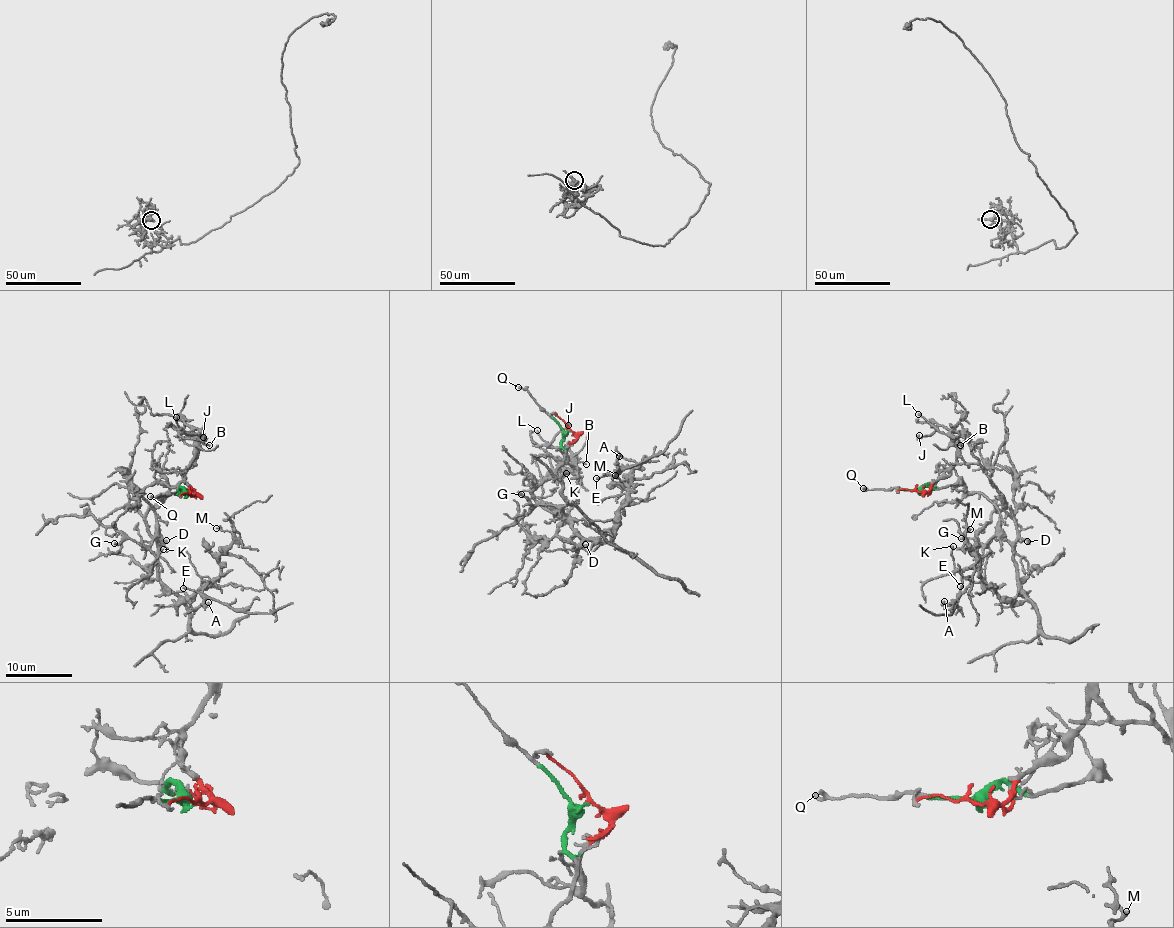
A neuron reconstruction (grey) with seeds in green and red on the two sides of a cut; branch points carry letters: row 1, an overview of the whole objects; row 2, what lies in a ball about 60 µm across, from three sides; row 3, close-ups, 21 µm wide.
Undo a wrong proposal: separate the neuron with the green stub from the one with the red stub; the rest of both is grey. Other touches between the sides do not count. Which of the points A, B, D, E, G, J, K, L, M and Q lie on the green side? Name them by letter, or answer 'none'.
A, D, E, G, K, M, Q

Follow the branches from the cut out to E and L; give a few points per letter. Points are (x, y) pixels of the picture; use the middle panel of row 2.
E: (569, 432), (562, 443), (564, 462), (532, 493), (585, 538), (609, 542), (626, 489), (614, 473), (597, 478)
L: (569, 430), (576, 438), (567, 448), (565, 459), (570, 465), (570, 452), (552, 447), (536, 430)

